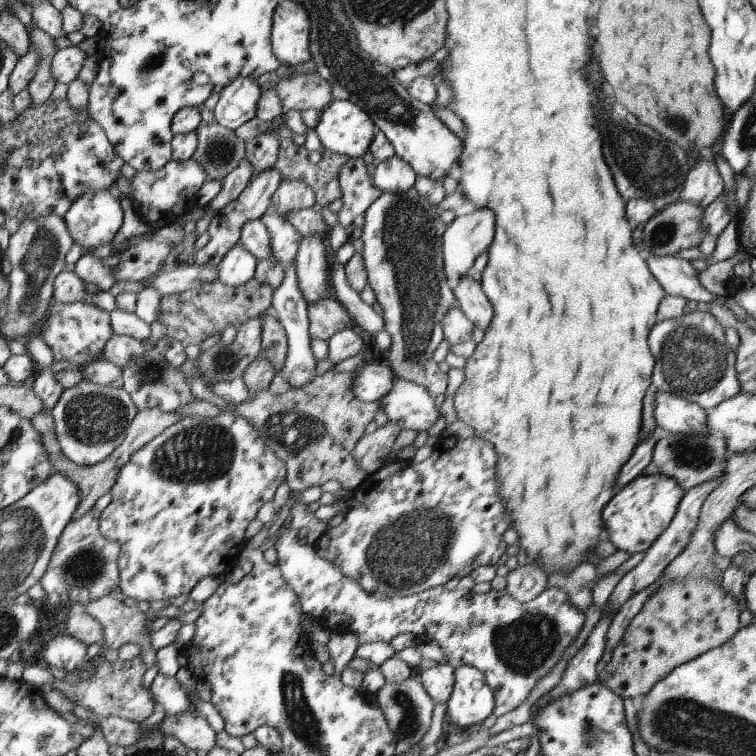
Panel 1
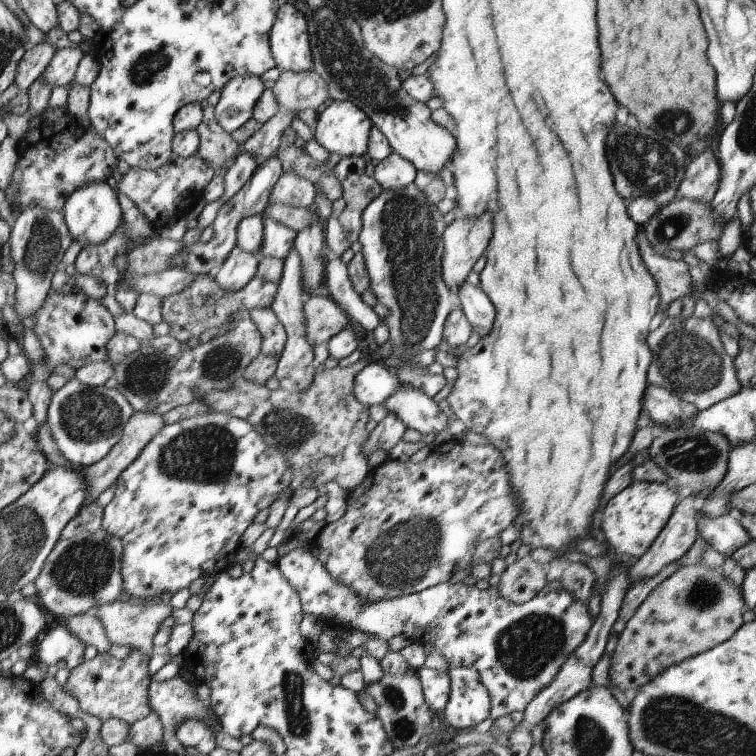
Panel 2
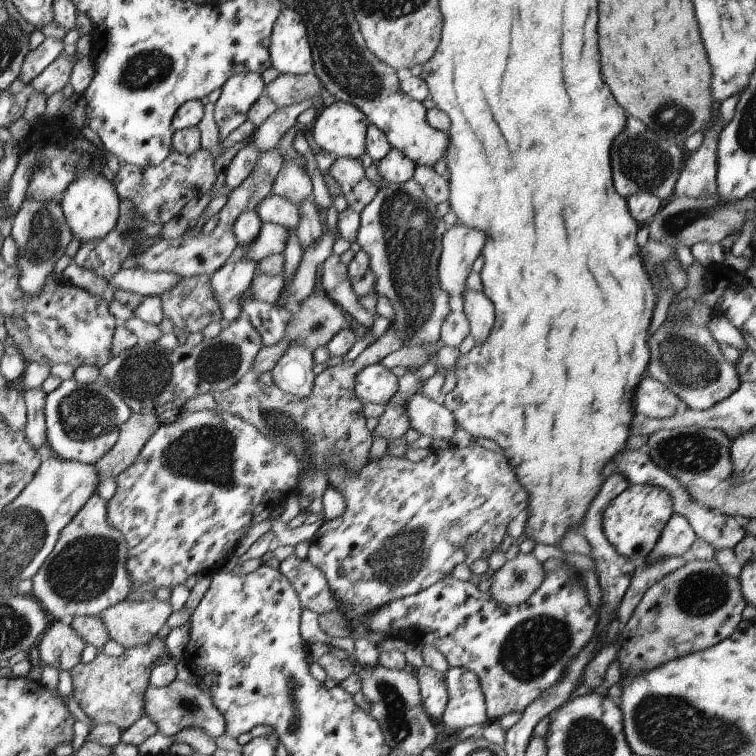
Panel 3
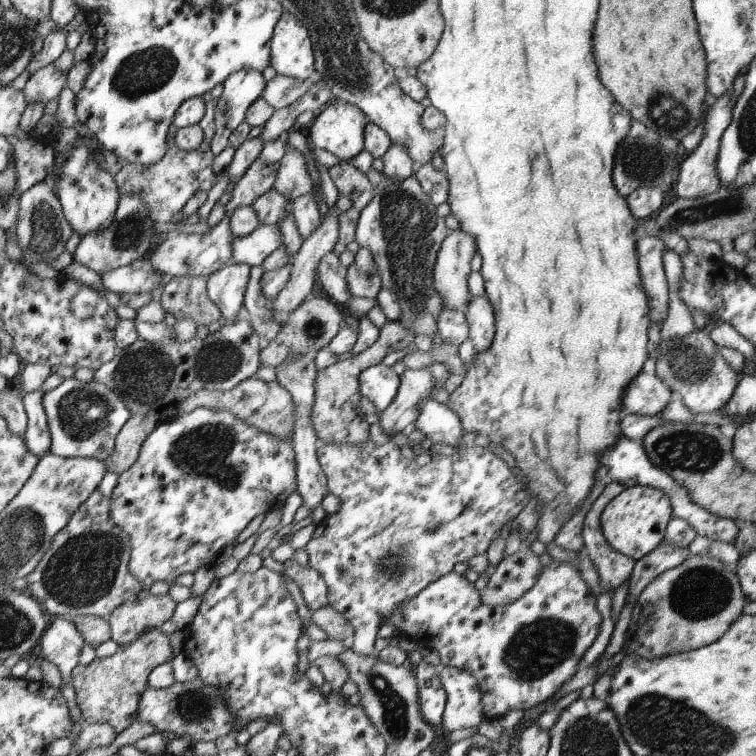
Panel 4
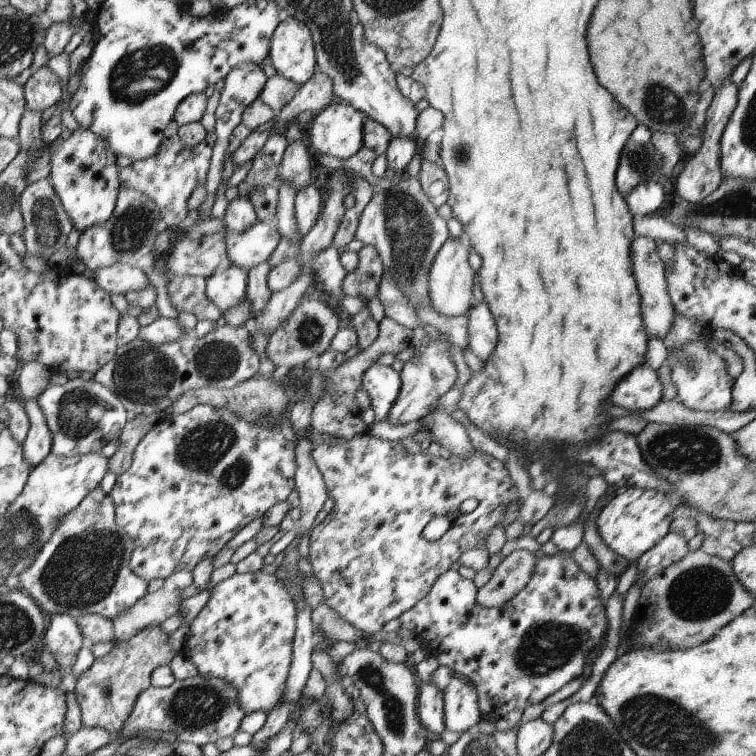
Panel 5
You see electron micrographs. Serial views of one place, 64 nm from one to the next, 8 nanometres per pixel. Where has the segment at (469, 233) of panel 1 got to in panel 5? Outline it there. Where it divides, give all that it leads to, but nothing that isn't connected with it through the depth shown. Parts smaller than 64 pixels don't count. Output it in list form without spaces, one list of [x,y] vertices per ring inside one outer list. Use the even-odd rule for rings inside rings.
[[[449,239],[439,248],[427,274],[427,293],[429,307],[445,317],[467,314],[472,306],[472,283],[476,272],[469,268],[467,258],[470,250],[459,244],[458,239]]]

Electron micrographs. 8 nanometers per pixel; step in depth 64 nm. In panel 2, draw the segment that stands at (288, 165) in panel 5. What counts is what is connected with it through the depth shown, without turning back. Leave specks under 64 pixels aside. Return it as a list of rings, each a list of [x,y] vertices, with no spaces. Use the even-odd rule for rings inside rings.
[[[282,172],[279,180],[269,194],[269,204],[285,204],[285,206],[311,207],[313,203],[314,188],[309,180]]]

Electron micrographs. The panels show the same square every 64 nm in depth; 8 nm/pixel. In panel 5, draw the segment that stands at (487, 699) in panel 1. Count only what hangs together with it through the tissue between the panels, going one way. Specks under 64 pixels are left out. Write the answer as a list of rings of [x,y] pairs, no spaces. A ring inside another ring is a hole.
[[[439,665],[431,674],[430,680],[442,695],[444,729],[463,733],[484,717],[478,710],[473,684],[465,684],[459,678],[451,676],[452,673]]]

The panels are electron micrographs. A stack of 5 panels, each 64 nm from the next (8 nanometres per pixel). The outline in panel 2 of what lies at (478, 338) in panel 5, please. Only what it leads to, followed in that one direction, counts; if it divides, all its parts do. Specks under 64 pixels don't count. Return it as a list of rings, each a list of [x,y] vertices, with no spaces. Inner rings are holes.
[[[466,281],[457,288],[457,297],[460,302],[458,308],[467,318],[471,330],[480,337],[485,336],[491,330],[493,322],[491,301],[479,286],[468,284]]]

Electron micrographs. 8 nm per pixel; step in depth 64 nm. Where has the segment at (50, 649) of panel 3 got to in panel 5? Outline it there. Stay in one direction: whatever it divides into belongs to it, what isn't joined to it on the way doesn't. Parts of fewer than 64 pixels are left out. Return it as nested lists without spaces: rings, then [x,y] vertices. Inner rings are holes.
[[[66,613],[51,614],[41,640],[62,672],[61,683],[57,689],[64,694],[73,692],[76,678],[72,675],[71,668],[76,654],[82,648],[83,640],[75,618]]]

